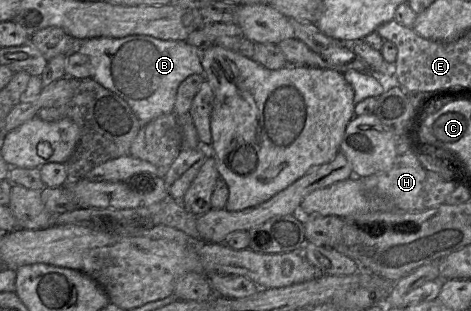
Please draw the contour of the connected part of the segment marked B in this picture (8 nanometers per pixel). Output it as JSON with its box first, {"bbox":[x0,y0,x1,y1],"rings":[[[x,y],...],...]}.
{"bbox":[76,35,204,126],"rings":[[[129,35],[121,38],[94,37],[85,39],[83,41],[77,41],[76,49],[89,57],[91,62],[91,78],[124,99],[139,119],[142,126],[146,125],[161,115],[173,113],[177,89],[181,82],[190,75],[204,74],[203,66],[201,63],[201,52],[186,41],[161,40],[149,35]]]}

